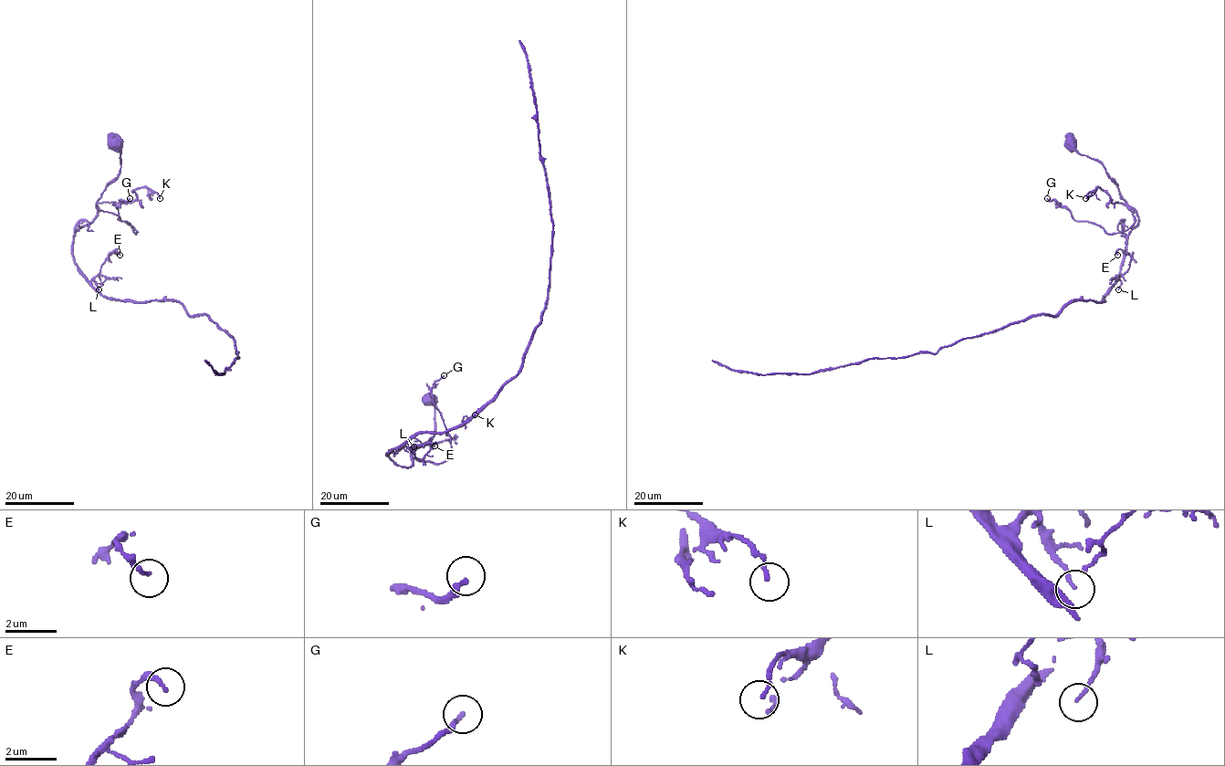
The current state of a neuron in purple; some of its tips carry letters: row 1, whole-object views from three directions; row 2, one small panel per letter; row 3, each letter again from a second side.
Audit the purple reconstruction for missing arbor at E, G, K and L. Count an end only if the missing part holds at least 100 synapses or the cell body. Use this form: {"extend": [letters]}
{"extend": []}

